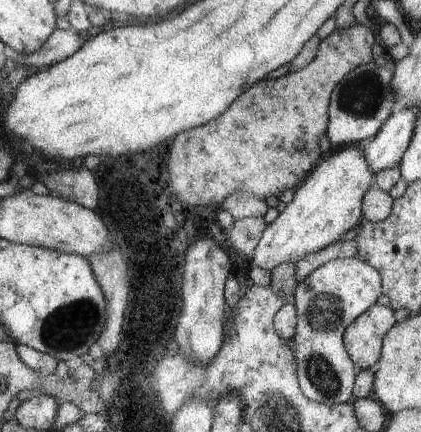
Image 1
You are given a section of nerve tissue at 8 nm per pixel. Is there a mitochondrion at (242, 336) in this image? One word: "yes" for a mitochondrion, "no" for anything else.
no

